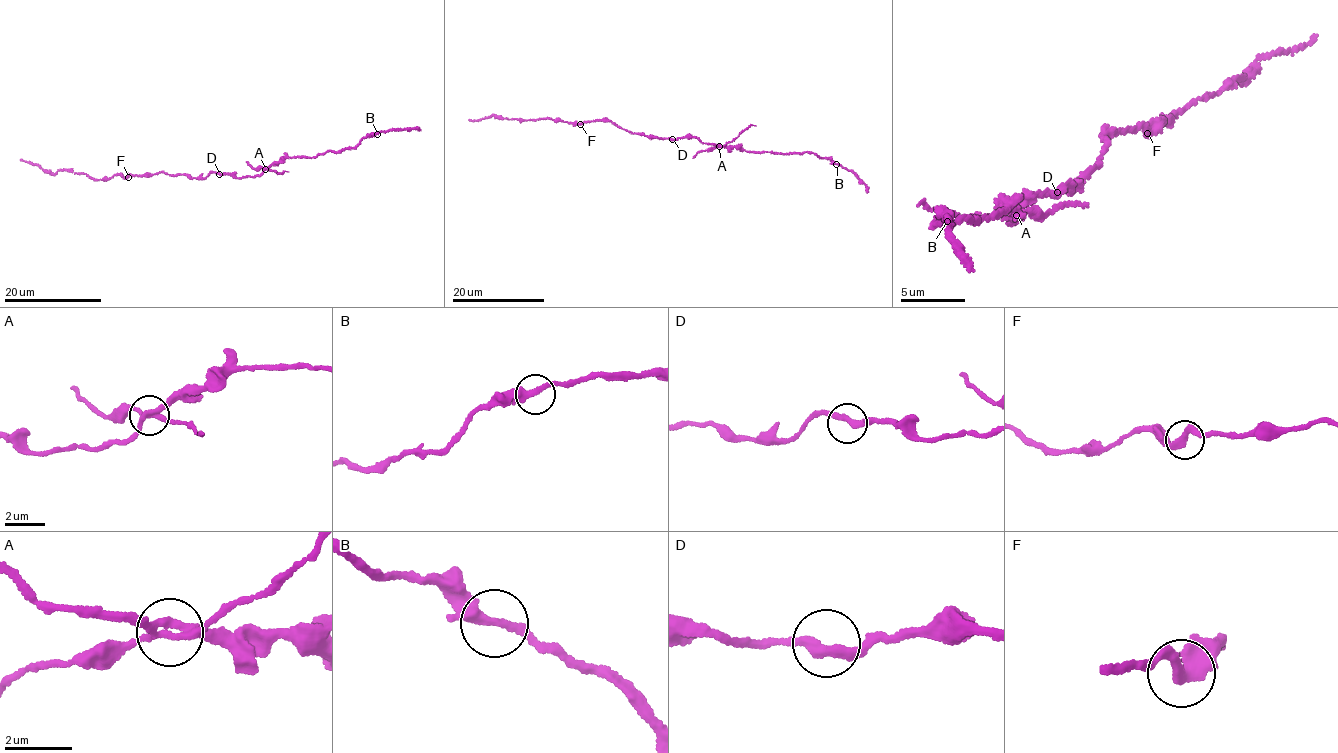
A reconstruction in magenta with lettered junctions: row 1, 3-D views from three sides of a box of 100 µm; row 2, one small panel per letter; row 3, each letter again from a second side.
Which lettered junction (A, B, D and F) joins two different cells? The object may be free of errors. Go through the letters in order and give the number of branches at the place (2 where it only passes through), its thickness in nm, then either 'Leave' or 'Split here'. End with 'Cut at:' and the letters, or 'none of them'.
A: Branches: 4. Thickness 240 nm. Split here
B: Branches: 3. Thickness 280 nm. Leave
D: Branches: 2. Thickness 320 nm. Leave
F: Branches: 2. Thickness 280 nm. Leave
Cut at: A

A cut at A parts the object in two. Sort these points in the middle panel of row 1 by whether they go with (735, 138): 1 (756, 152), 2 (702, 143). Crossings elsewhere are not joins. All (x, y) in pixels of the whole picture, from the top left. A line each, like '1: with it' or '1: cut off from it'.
1: cut off from it
2: cut off from it

